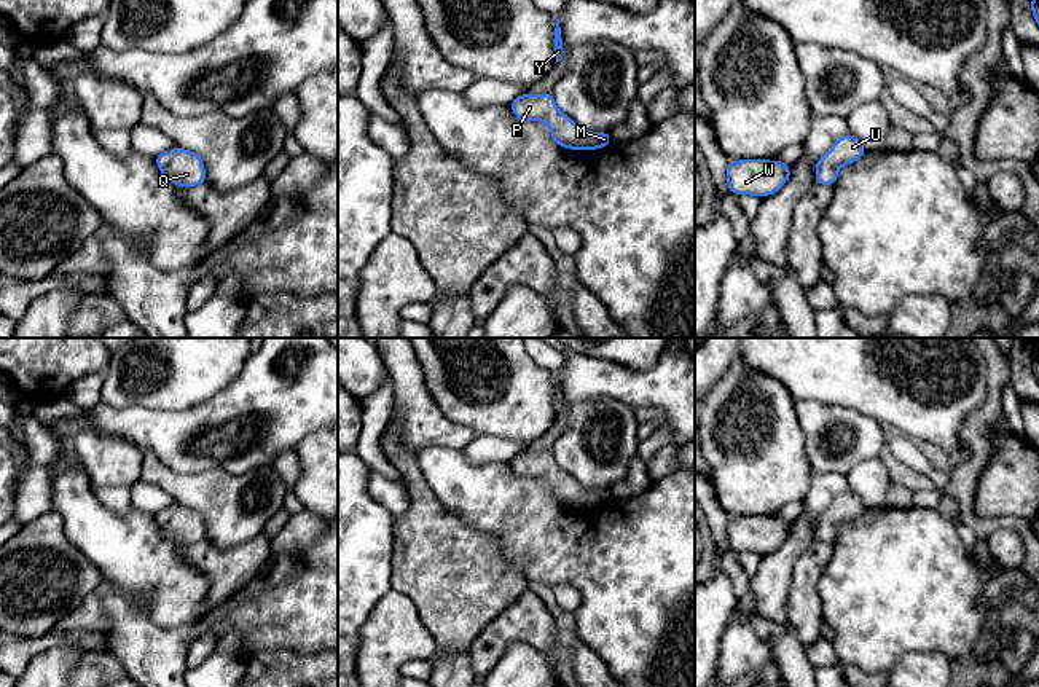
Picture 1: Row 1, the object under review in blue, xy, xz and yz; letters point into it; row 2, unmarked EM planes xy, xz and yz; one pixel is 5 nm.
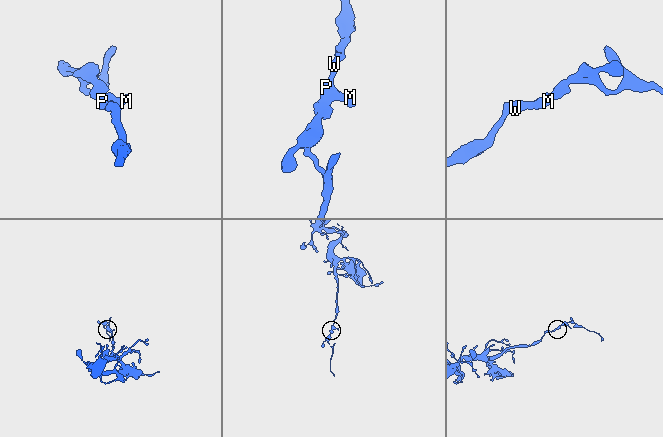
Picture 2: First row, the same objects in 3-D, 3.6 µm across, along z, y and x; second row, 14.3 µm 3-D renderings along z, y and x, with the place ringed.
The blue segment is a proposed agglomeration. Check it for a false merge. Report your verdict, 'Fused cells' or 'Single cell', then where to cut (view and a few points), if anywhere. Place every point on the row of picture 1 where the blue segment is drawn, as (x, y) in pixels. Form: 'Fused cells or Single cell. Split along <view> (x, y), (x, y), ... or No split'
Single cell. No split

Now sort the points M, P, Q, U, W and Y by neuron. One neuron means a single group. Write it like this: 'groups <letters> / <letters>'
groups M P Q U W Y

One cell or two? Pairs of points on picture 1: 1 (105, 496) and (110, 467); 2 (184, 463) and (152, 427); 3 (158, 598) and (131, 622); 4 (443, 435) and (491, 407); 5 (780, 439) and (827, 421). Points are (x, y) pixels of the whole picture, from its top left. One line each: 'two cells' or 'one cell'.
1: two cells
2: one cell
3: two cells
4: two cells
5: two cells

